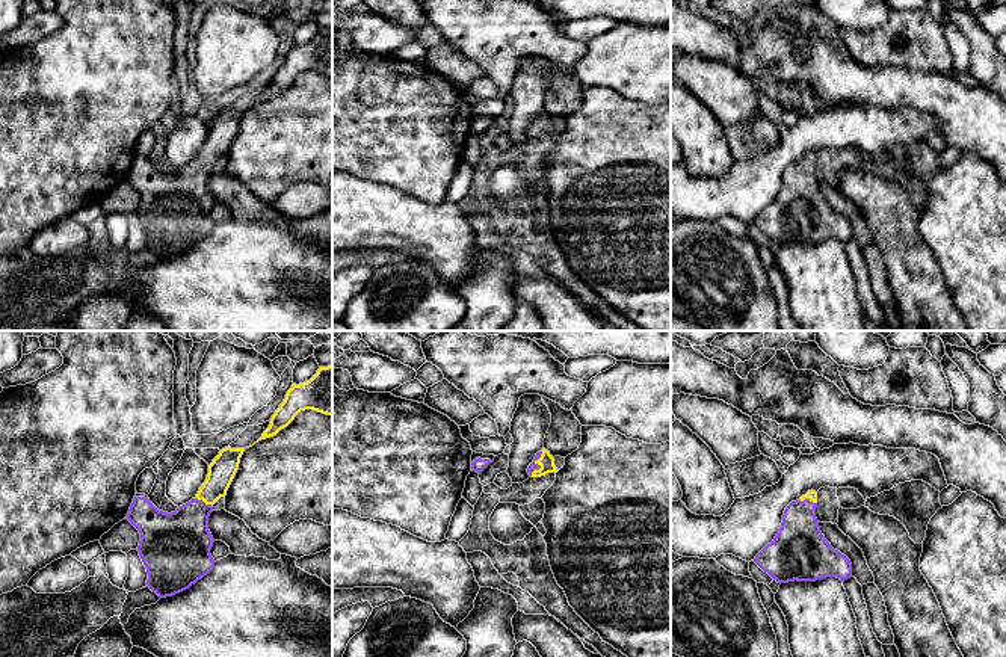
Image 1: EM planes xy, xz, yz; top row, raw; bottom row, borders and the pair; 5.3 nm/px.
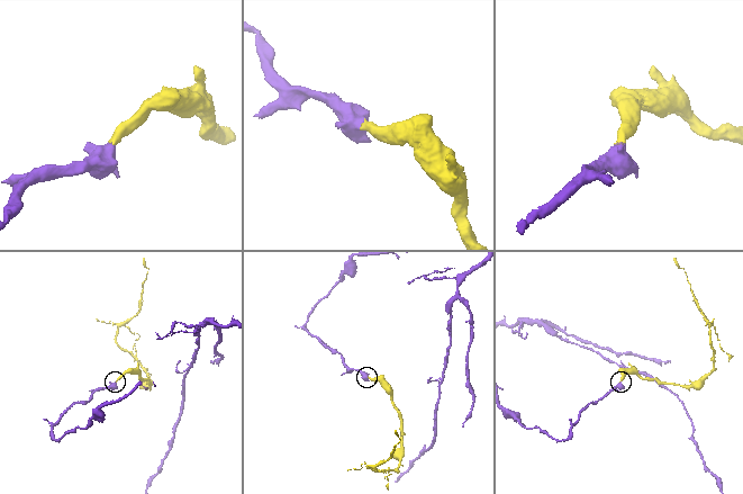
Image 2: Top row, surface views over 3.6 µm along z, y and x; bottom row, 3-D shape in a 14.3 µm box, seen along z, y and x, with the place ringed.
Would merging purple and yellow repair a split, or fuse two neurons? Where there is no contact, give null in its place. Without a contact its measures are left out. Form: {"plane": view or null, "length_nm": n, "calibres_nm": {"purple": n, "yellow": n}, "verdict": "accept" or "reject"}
{"plane": "xz", "length_nm": 150, "calibres_nm": {"purple": 50, "yellow": 80}, "verdict": "accept"}

